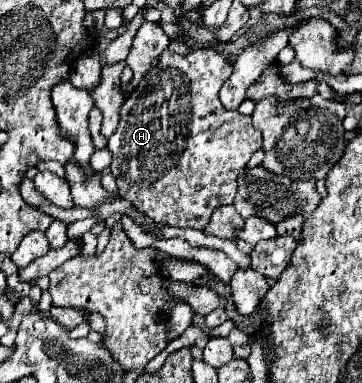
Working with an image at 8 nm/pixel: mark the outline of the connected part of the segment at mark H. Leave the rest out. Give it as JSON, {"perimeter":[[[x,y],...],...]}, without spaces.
{"perimeter":[[[173,41],[121,107],[119,127],[107,145],[113,153],[111,173],[117,179],[119,195],[155,223],[203,229],[219,205],[233,203],[239,173],[251,155],[261,149],[261,133],[251,125],[251,117],[229,111],[219,101],[217,93],[231,69],[231,63],[213,49],[193,51]]]}

